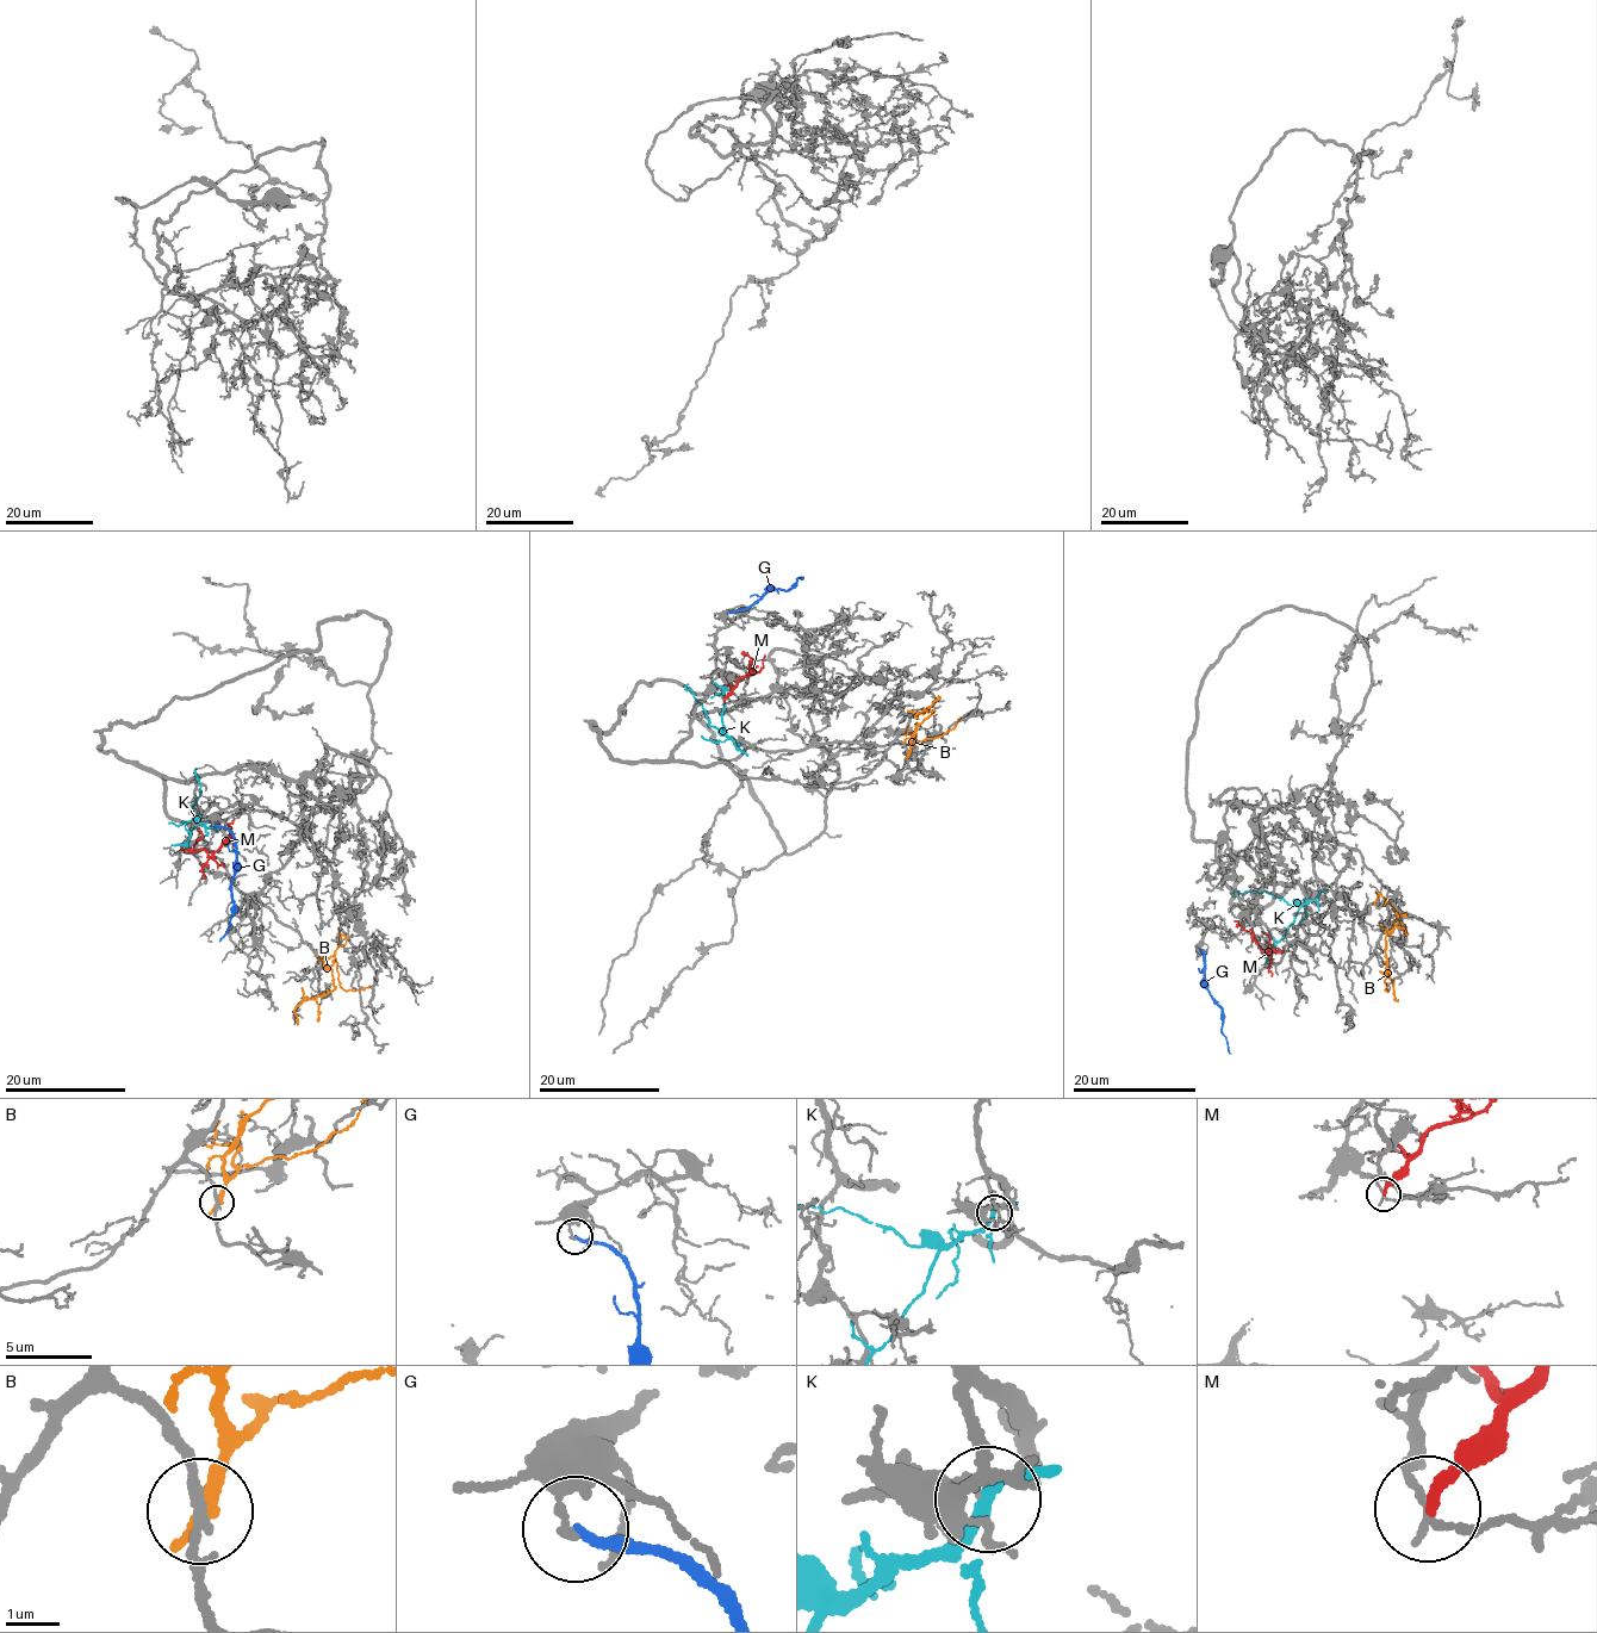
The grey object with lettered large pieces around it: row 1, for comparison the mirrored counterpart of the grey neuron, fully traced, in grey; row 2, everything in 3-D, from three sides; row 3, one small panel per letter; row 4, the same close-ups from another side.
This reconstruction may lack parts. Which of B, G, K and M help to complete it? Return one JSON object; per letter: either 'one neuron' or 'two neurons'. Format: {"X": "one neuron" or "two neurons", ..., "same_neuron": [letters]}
{"B": "two neurons", "G": "two neurons", "K": "two neurons", "M": "two neurons", "same_neuron": []}

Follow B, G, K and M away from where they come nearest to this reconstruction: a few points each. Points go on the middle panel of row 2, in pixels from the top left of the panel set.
B: (908, 753), (908, 743), (933, 711), (915, 716), (924, 709), (927, 711)
G: (727, 613), (749, 607), (769, 589), (788, 590), (799, 577), (802, 577)
K: (738, 750), (733, 743), (709, 725), (707, 713), (687, 690), (688, 684)
M: (724, 700), (737, 682), (753, 672), (750, 665), (753, 660), (743, 651)

